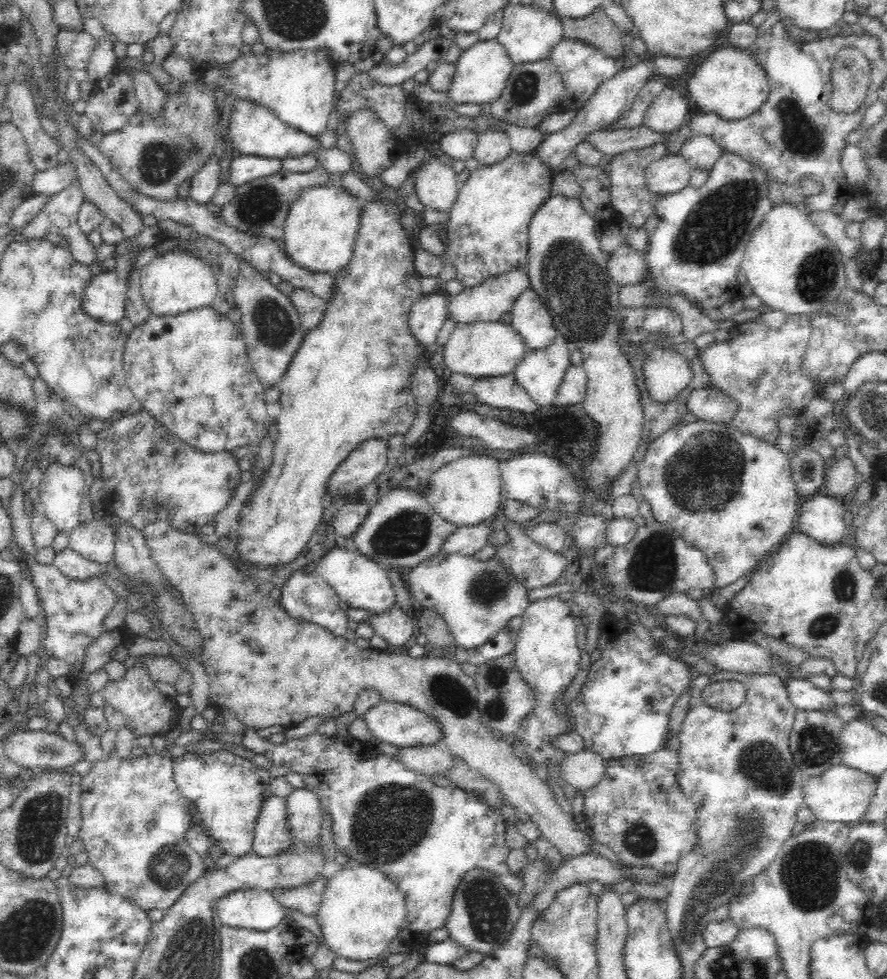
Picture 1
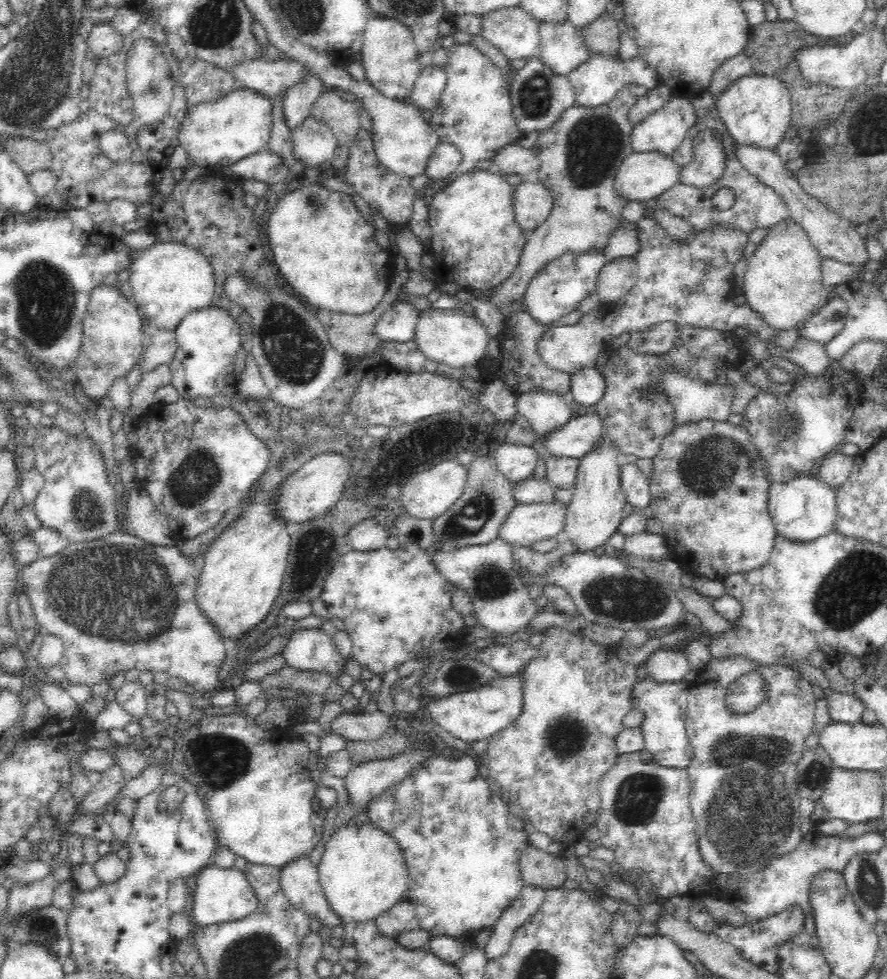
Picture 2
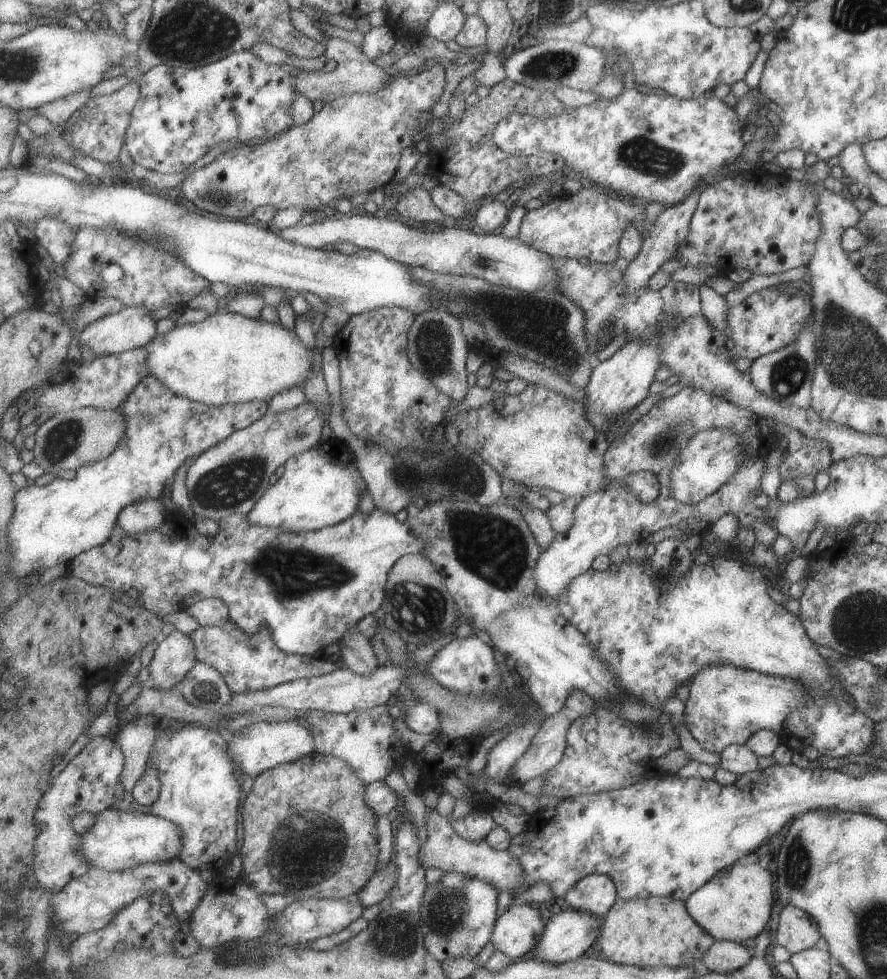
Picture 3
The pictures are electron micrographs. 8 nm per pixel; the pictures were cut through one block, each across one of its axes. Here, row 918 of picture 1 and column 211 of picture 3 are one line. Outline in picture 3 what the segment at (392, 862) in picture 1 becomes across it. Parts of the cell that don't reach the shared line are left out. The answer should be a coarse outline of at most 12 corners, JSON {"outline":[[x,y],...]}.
{"outline":[[158,376],[128,429],[71,480],[18,489],[17,579],[105,544],[125,507],[159,499],[193,456],[269,401],[208,405]]}

